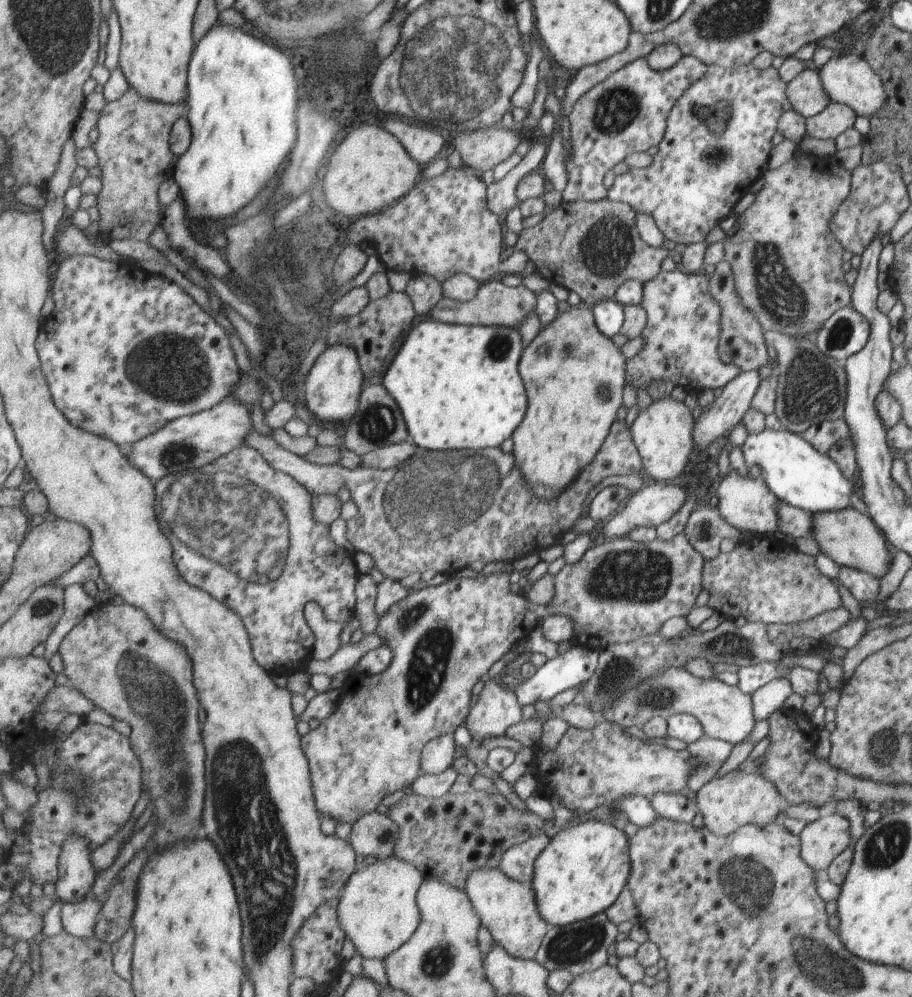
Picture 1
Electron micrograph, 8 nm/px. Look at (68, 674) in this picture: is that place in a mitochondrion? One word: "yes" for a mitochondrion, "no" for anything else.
no

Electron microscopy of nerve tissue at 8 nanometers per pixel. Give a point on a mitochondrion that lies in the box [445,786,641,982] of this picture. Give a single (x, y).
(576, 945)

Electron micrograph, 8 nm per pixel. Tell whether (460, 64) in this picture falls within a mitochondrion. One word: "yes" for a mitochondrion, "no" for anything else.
yes

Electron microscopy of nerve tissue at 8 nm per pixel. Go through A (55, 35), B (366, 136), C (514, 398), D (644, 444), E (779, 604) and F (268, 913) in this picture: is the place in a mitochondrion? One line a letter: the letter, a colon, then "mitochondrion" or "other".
A: mitochondrion
B: other
C: other
D: other
E: other
F: mitochondrion

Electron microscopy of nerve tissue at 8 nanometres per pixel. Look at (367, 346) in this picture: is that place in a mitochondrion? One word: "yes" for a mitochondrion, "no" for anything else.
no

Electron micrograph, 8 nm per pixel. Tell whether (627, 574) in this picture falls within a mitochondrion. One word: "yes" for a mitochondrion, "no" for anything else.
yes

